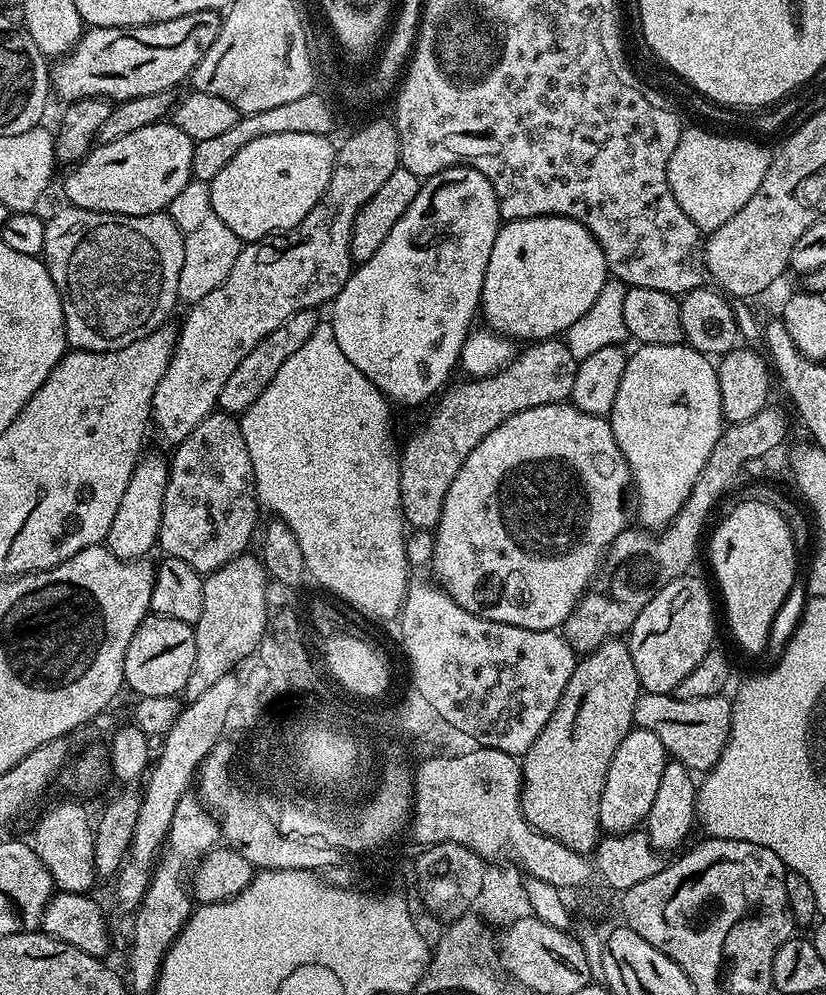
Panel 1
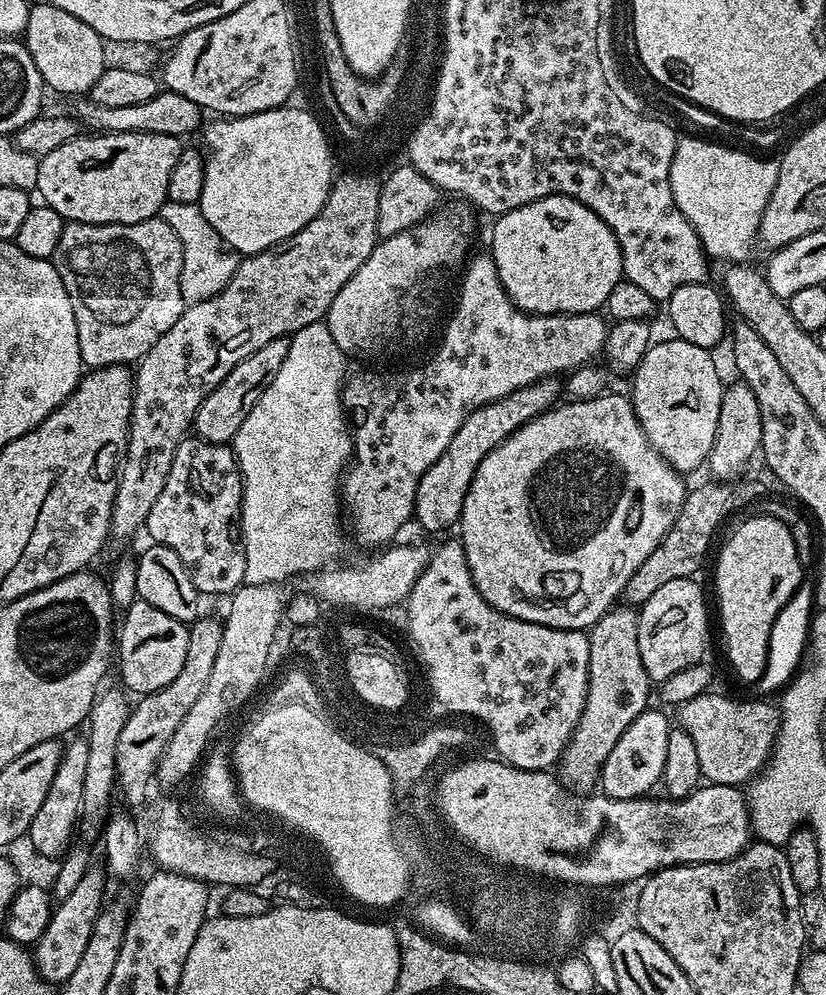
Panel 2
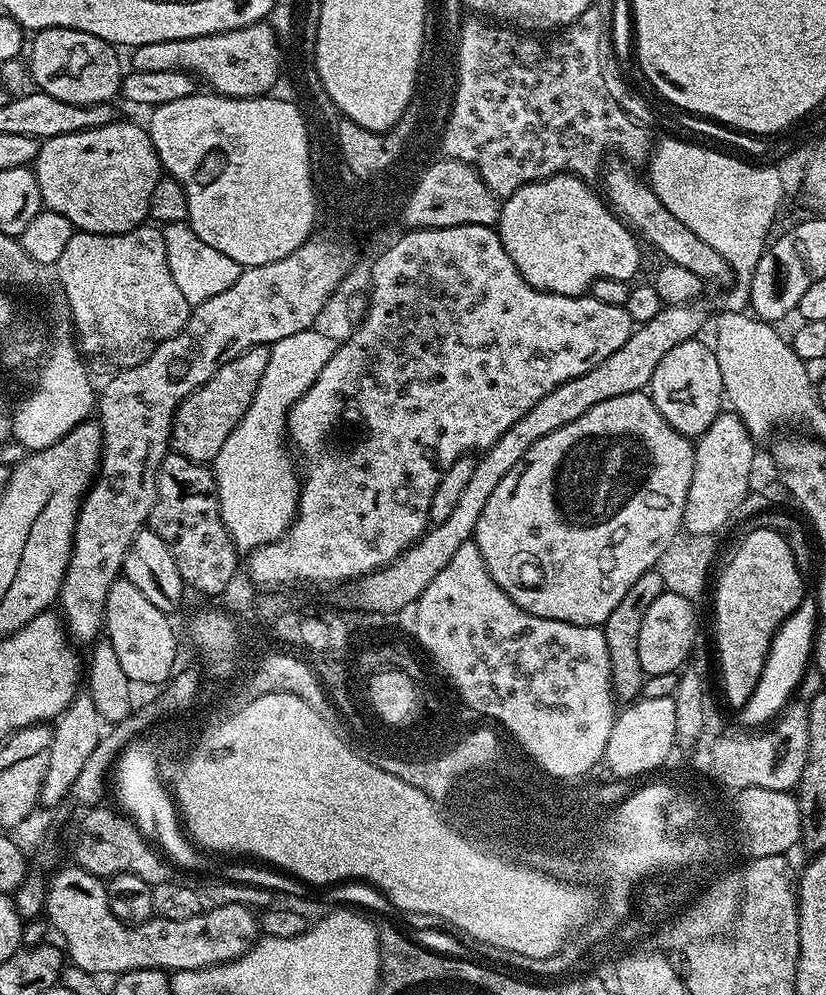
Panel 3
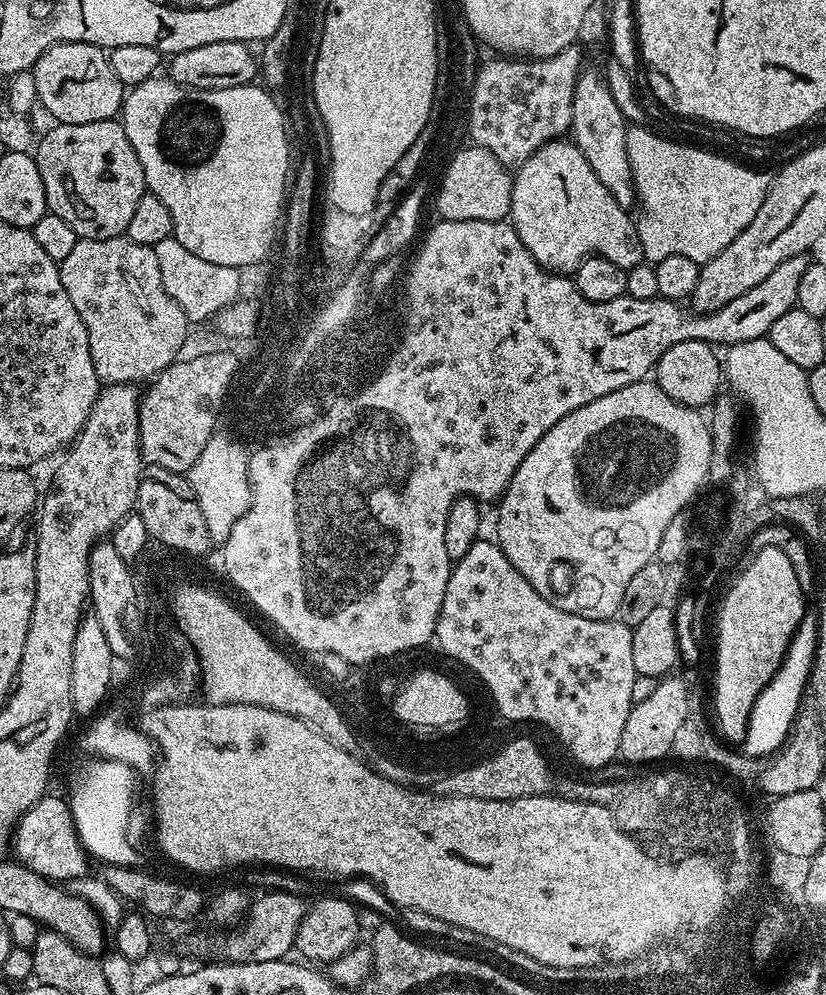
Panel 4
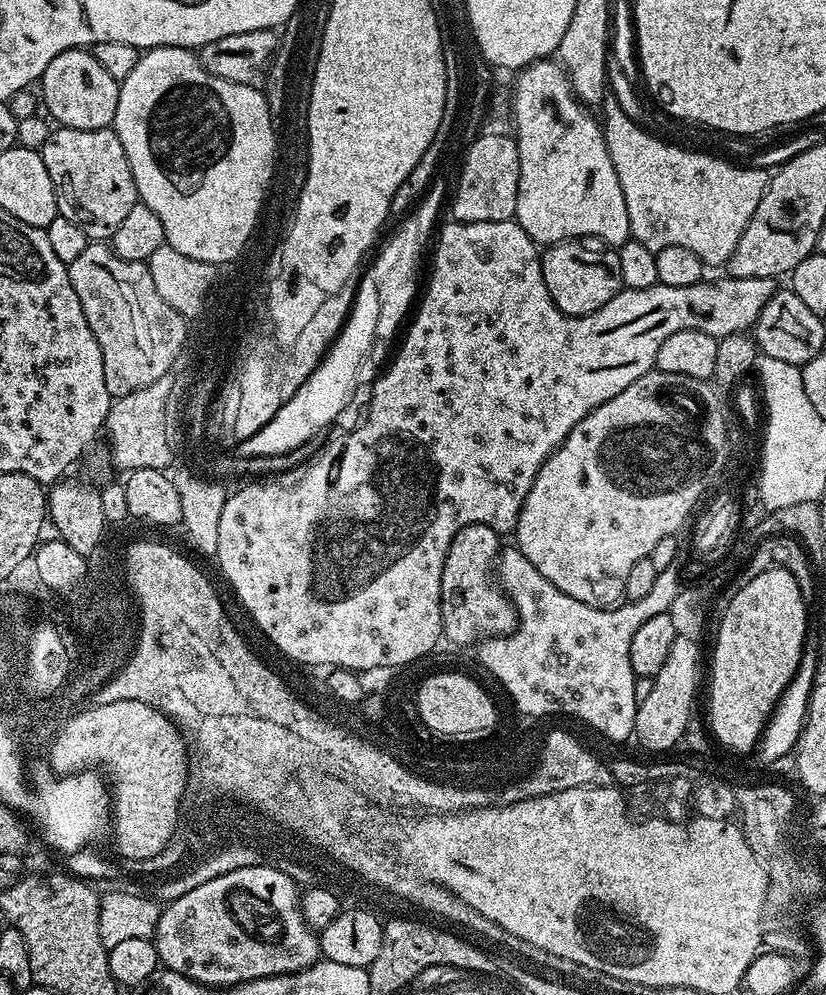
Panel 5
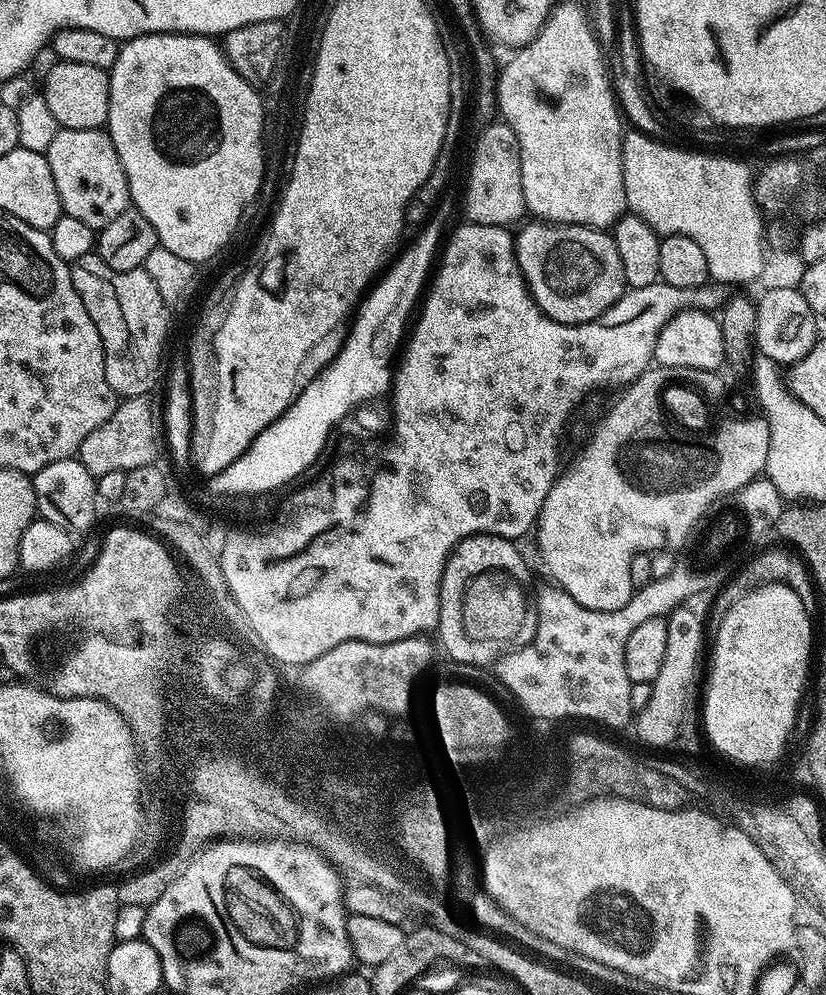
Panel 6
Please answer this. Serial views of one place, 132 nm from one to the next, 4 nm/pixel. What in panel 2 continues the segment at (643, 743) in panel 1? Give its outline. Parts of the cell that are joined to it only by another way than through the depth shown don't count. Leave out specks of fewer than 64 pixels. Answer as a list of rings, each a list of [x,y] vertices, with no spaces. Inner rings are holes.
[[[646,710],[626,726],[626,732],[614,745],[614,750],[606,758],[600,771],[598,781],[603,795],[615,800],[636,800],[639,796],[647,796],[655,784],[661,783],[666,766],[666,738],[670,731],[670,723],[660,712]]]

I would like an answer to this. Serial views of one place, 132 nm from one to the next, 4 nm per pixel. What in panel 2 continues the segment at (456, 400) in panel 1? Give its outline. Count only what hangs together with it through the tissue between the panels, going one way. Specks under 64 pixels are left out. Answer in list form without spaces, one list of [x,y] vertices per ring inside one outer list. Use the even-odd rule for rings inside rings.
[[[547,376],[530,386],[522,386],[522,390],[514,390],[514,394],[506,394],[506,398],[498,398],[478,410],[474,410],[458,426],[458,434],[450,438],[450,446],[422,474],[418,482],[418,492],[414,498],[414,520],[428,532],[444,532],[447,528],[455,529],[460,522],[462,506],[466,502],[466,490],[470,490],[470,482],[486,454],[494,450],[510,434],[517,432],[522,425],[530,422],[543,412],[555,407],[562,396],[562,380],[560,376]]]

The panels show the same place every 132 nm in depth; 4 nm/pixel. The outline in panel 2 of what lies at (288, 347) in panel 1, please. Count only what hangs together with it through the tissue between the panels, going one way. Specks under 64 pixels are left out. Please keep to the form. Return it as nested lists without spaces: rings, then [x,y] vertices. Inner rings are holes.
[[[274,338],[274,342],[266,342],[266,346],[254,350],[250,358],[242,358],[242,362],[238,362],[238,366],[234,366],[234,370],[230,370],[230,374],[226,374],[226,378],[222,378],[222,382],[218,382],[214,390],[210,390],[202,406],[198,406],[194,421],[195,435],[211,444],[231,445],[246,414],[254,410],[254,402],[258,402],[264,388],[274,382],[274,374],[278,374],[278,366],[282,366],[282,358],[286,358],[287,349],[287,339]]]

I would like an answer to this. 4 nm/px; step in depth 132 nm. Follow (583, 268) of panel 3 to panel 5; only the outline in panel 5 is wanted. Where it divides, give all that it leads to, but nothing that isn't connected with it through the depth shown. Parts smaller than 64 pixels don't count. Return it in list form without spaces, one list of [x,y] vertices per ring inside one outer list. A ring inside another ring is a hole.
[[[551,59],[537,60],[535,64],[528,65],[527,68],[521,68],[515,73],[516,76],[516,89],[512,92],[512,116],[516,119],[516,132],[514,131],[514,139],[518,146],[518,158],[520,159],[520,177],[518,178],[518,202],[516,203],[516,215],[514,217],[516,223],[522,226],[522,230],[526,230],[526,234],[530,239],[538,246],[551,246],[553,244],[563,244],[565,242],[576,242],[581,238],[588,238],[584,236],[597,236],[600,240],[605,240],[605,245],[619,246],[625,244],[631,237],[632,231],[630,230],[630,214],[626,214],[626,198],[622,194],[622,186],[618,182],[618,174],[614,170],[614,162],[610,162],[610,154],[608,153],[608,147],[604,141],[604,130],[599,119],[596,120],[591,116],[589,109],[585,105],[581,104],[576,98],[576,93],[572,91],[572,83],[568,80],[568,74],[564,71],[563,67],[559,63],[553,62]]]

